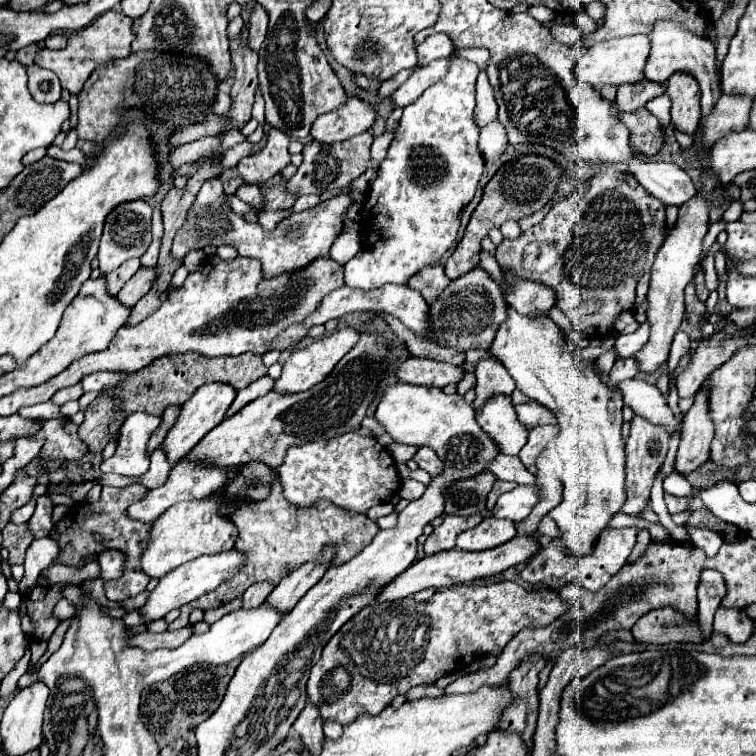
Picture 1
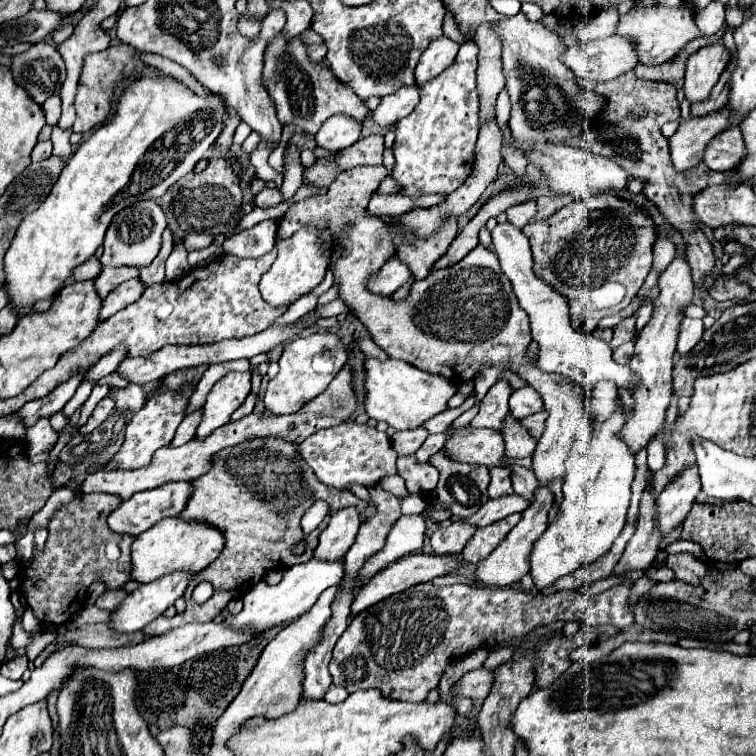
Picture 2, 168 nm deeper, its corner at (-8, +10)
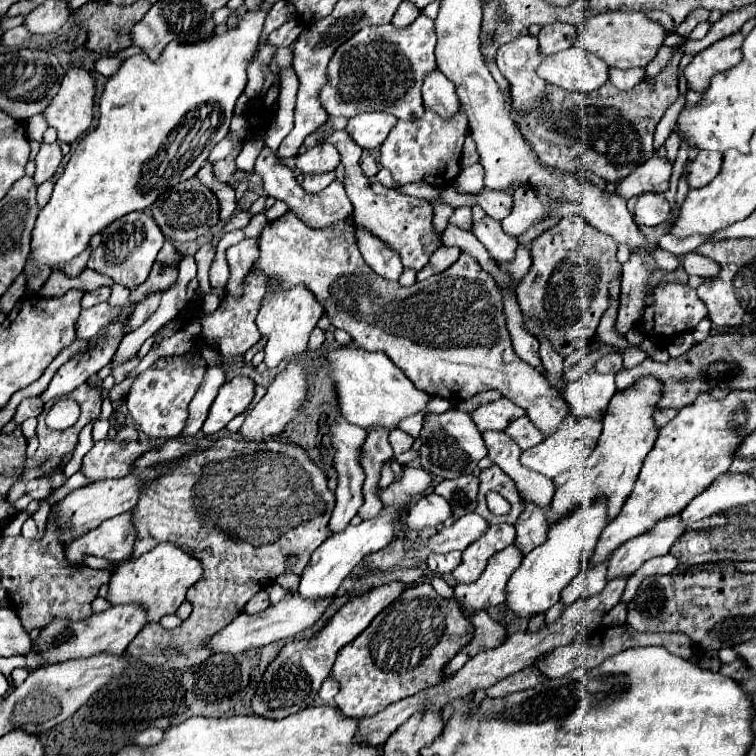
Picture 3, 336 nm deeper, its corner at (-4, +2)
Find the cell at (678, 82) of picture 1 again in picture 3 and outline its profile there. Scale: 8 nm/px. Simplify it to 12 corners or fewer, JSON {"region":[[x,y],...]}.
{"region":[[742,34],[708,46],[684,70],[688,90],[702,94],[712,74],[742,60]]}

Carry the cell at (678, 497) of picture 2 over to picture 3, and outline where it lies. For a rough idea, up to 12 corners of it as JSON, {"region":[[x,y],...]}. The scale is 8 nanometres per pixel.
{"region":[[678,514],[646,536],[626,540],[610,558],[608,580],[632,576],[646,560],[670,552],[684,532]]}

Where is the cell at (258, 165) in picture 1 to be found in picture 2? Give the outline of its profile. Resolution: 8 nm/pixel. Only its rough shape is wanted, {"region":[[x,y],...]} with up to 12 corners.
{"region":[[290,144],[284,182],[280,186],[282,202],[294,198],[302,186],[300,152]]}

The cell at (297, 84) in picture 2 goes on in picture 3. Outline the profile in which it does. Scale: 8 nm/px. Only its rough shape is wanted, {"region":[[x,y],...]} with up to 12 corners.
{"region":[[322,128],[306,148],[328,142],[346,166],[356,224],[386,242],[416,272],[442,238],[432,204],[404,196],[358,166],[362,148]]}

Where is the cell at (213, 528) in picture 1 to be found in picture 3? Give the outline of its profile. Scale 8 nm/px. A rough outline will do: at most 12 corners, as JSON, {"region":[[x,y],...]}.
{"region":[[176,544],[122,560],[110,604],[174,614],[204,574]]}

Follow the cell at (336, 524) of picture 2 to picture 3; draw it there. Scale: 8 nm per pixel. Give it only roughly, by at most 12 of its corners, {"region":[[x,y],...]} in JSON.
{"region":[[342,418],[330,426],[338,472],[330,532],[346,530],[362,506],[356,460],[366,430]]}

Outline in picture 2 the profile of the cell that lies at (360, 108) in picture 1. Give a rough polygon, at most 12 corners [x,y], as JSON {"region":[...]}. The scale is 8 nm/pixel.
{"region":[[334,116],[314,136],[316,146],[340,152],[360,138],[362,126]]}

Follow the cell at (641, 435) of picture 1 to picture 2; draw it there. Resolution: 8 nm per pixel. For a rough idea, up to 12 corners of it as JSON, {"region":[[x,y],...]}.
{"region":[[644,490],[636,532],[614,576],[648,570],[658,550],[658,520]]}

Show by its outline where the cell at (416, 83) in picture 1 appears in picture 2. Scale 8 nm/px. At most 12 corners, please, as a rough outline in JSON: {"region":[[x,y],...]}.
{"region":[[418,86],[384,96],[372,118],[390,128],[418,104]]}

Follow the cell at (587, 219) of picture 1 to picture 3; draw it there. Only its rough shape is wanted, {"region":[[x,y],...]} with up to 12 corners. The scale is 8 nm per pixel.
{"region":[[594,226],[528,244],[516,288],[560,356],[594,338],[622,276]]}

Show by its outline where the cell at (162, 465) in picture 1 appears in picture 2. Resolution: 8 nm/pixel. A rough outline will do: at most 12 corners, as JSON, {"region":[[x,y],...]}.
{"region":[[202,408],[186,414],[172,444],[186,444],[194,438]]}

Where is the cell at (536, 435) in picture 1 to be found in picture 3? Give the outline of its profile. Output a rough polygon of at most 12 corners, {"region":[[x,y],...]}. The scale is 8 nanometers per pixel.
{"region":[[528,416],[504,430],[522,450],[544,440]]}

